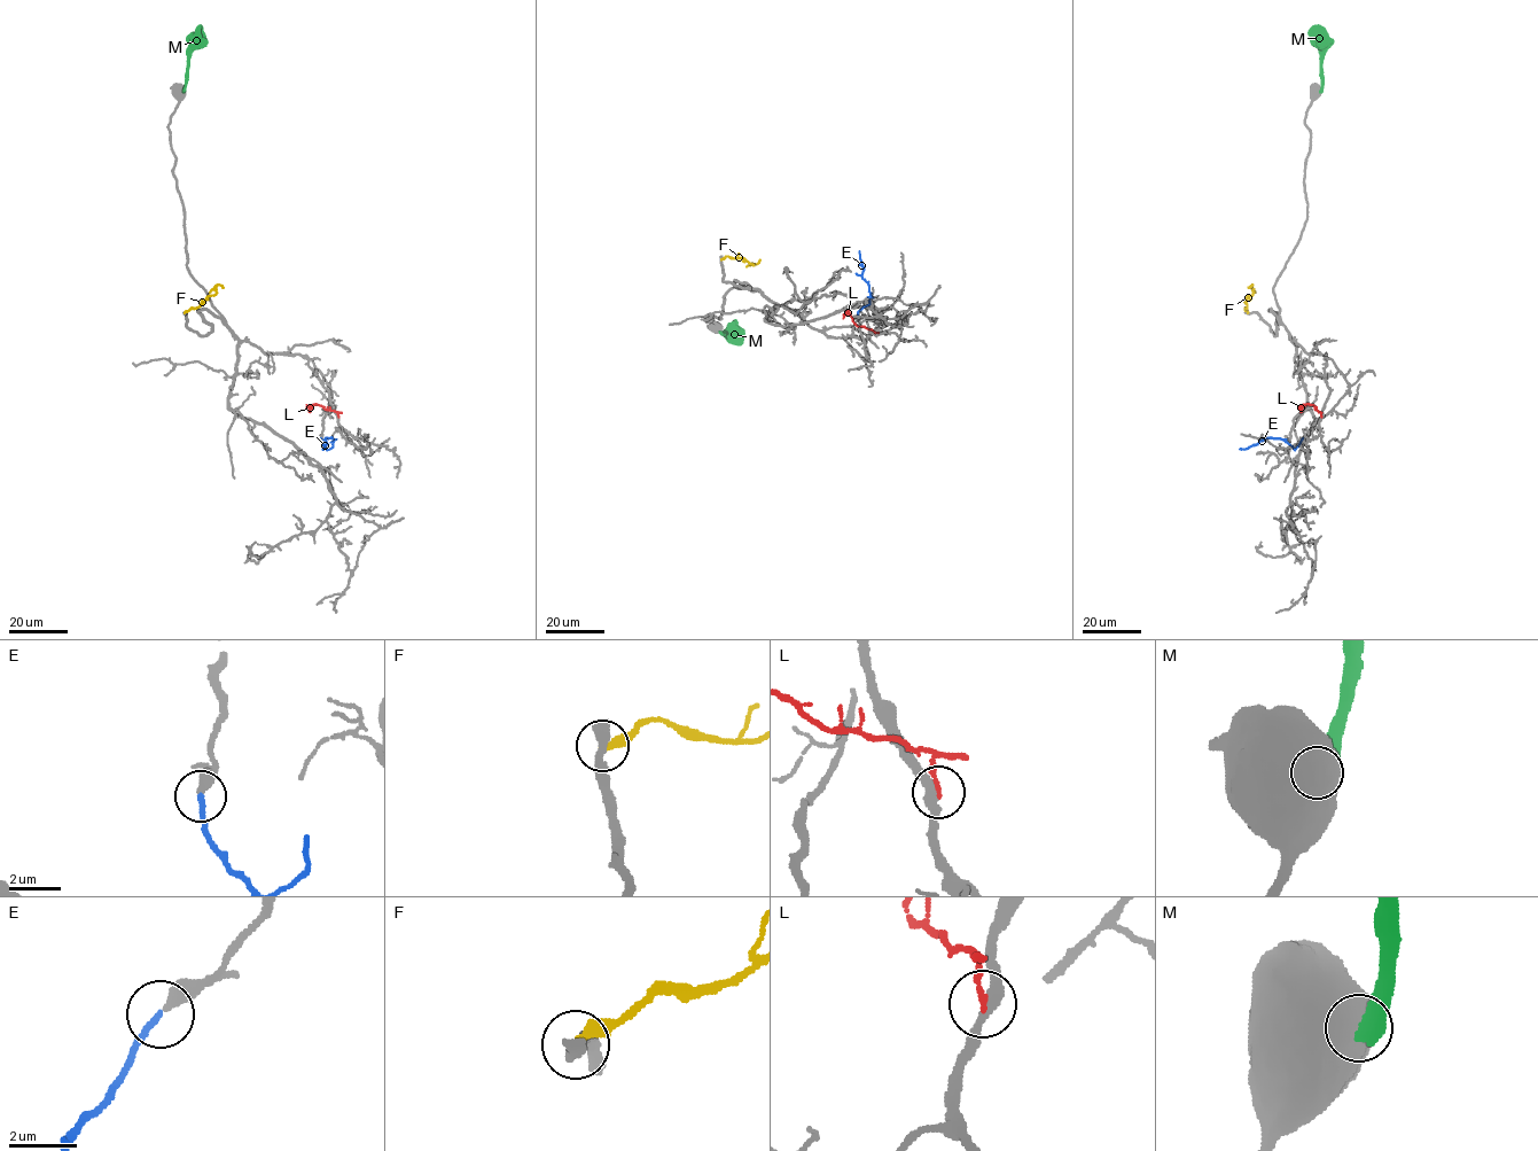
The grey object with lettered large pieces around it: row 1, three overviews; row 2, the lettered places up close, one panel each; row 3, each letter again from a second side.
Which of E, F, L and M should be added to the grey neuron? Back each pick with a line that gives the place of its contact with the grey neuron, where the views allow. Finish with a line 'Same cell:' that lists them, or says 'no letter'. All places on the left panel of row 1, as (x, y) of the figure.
E: meets grey at (321, 438)
Same cell: E

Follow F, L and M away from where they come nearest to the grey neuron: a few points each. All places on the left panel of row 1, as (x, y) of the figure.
F: (185, 312), (216, 294), (218, 285), (224, 288)
L: (338, 417), (320, 405), (306, 404)
M: (182, 91), (190, 38), (200, 25)

